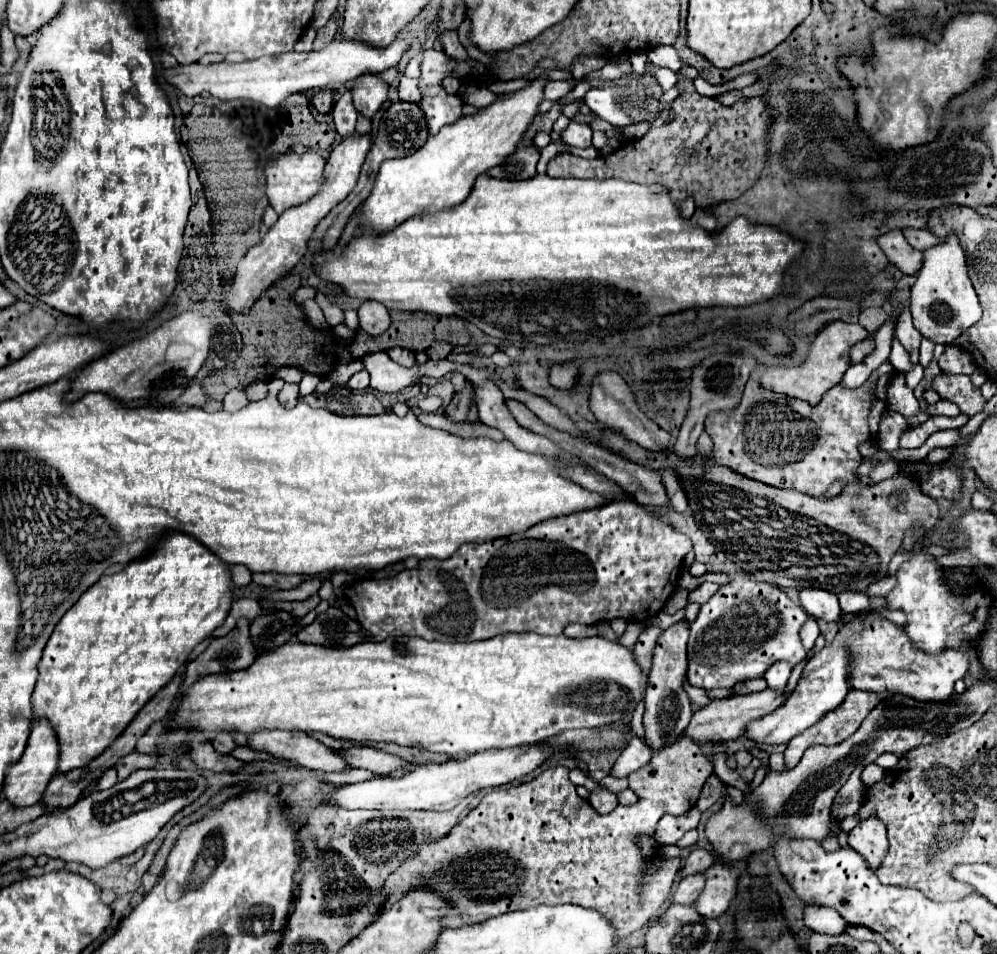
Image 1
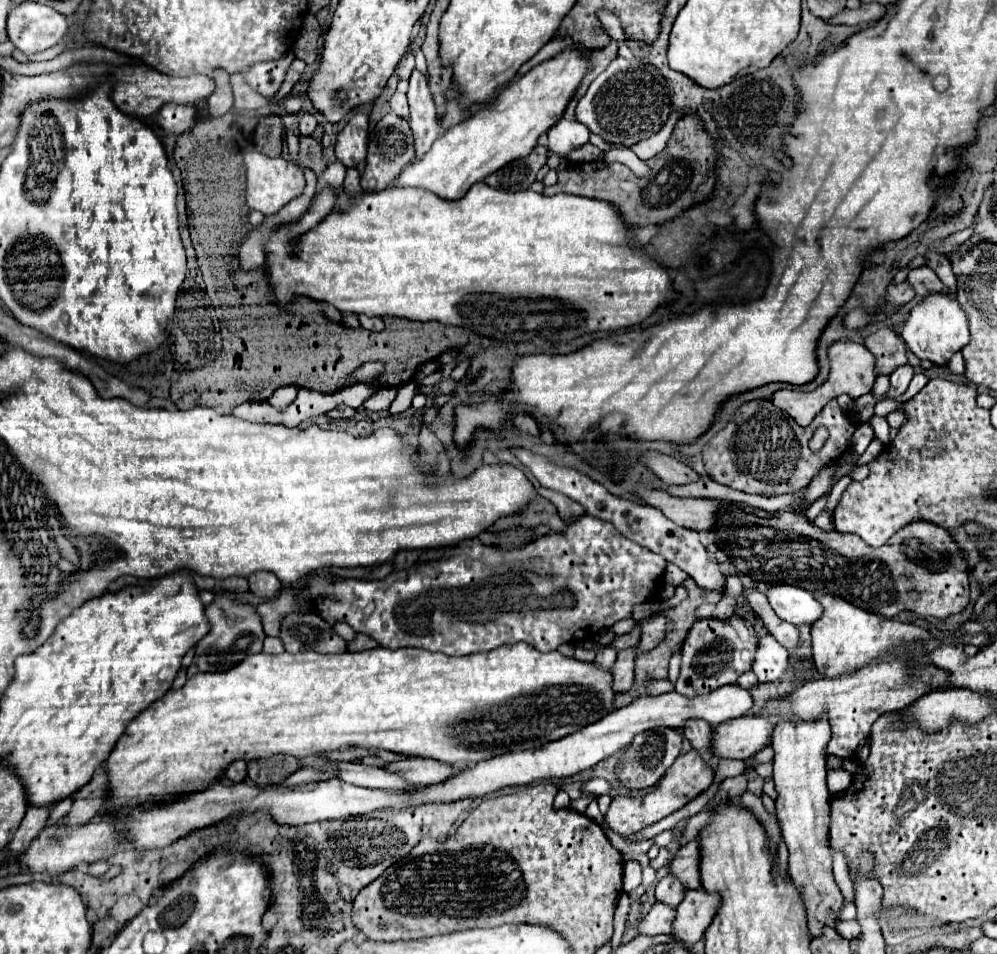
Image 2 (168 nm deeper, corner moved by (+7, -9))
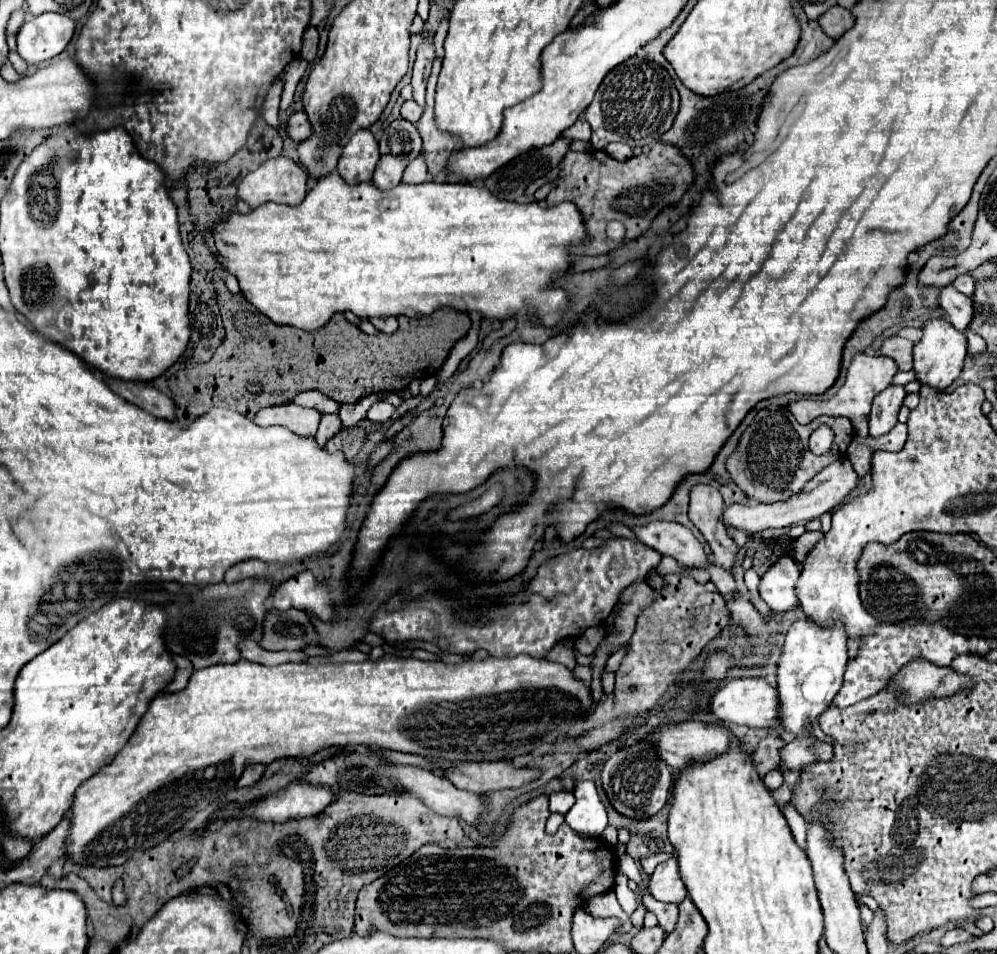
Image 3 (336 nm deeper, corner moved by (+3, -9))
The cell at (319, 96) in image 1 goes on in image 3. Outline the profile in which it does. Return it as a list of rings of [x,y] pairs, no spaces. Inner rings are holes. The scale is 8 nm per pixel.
[[[297,111],[289,117],[289,127],[287,127],[287,133],[293,141],[305,141],[311,133],[313,133],[313,127],[305,115],[305,111]]]

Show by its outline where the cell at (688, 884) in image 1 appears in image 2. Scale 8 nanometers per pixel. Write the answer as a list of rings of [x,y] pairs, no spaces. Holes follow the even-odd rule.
[[[655,903],[651,907],[651,911],[639,921],[637,929],[639,929],[641,935],[647,935],[647,937],[669,935],[673,919],[675,919],[675,909],[661,907],[661,903]]]

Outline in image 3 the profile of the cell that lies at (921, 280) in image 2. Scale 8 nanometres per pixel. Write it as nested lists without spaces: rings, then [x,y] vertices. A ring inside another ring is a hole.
[[[953,285],[941,287],[941,293],[939,293],[939,307],[945,309],[949,321],[951,321],[959,331],[965,331],[967,325],[971,323],[973,301],[971,301],[971,297],[961,295]]]

